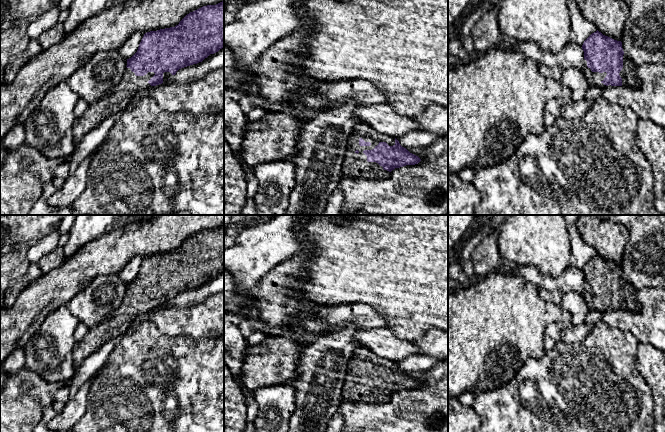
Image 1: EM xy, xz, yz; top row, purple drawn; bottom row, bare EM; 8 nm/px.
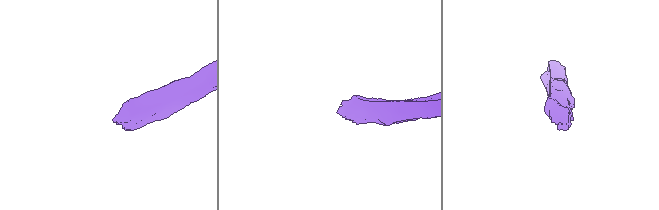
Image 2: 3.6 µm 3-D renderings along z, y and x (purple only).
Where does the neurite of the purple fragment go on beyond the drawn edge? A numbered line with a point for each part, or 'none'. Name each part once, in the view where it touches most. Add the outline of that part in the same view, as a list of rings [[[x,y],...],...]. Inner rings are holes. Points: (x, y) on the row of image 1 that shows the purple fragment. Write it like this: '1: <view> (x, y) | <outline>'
1: xz (355, 166) | [[[358,123],[350,134],[345,158],[342,163],[342,177],[355,180],[383,180],[390,175],[376,162],[368,162],[364,150],[374,149],[380,142],[395,145],[395,138],[381,134],[366,123]]]

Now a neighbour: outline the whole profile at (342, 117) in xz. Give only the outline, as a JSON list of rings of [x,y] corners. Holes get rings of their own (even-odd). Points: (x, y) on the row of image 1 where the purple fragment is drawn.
[[[350,100],[339,107],[320,111],[315,118],[305,121],[297,144],[295,164],[295,187],[290,194],[285,215],[322,215],[328,199],[342,178],[342,163],[345,158],[353,127],[361,123],[354,116],[354,108],[360,103]]]

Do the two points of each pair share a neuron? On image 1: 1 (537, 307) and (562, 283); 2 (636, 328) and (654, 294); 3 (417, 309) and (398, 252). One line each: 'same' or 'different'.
1: different
2: same
3: same

